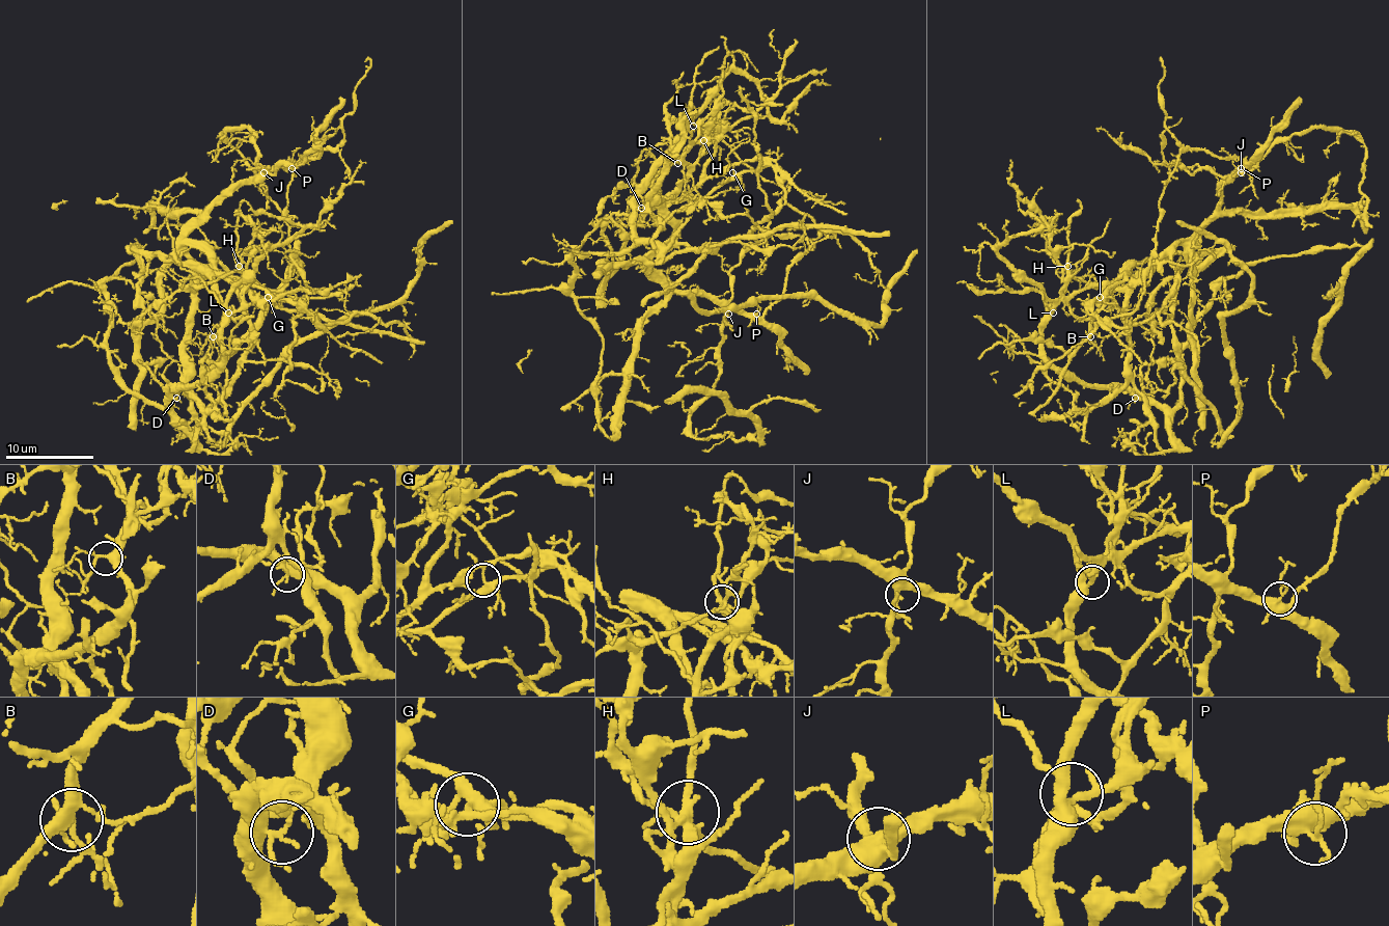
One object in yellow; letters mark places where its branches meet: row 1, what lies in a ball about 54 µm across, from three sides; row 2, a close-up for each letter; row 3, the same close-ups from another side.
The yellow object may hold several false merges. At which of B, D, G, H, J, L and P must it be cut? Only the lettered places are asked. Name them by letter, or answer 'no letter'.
D, G, H

